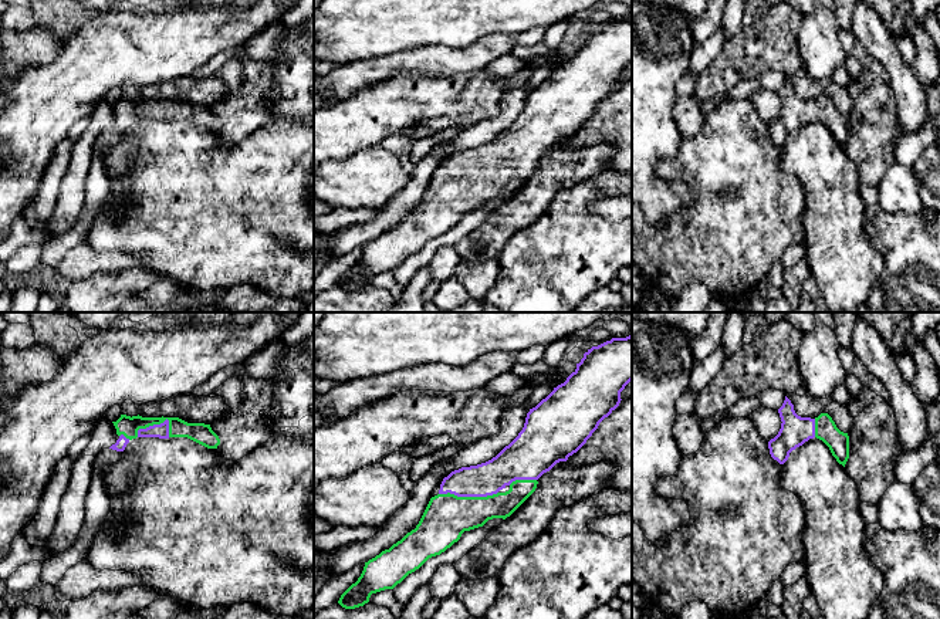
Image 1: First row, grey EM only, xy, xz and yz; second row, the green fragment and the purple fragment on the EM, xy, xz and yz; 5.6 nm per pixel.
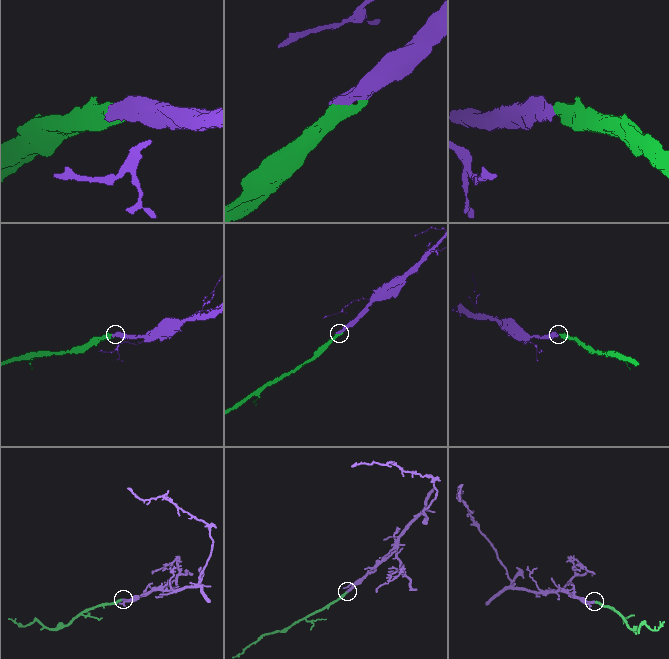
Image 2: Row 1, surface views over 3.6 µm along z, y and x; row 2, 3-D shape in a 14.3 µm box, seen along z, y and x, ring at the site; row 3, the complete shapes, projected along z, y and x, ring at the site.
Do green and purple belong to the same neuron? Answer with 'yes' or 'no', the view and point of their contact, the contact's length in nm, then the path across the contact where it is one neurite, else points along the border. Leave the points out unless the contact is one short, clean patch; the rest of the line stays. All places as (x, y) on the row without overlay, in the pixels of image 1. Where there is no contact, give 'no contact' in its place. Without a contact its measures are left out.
yes | xz (467, 179) | 340 nm

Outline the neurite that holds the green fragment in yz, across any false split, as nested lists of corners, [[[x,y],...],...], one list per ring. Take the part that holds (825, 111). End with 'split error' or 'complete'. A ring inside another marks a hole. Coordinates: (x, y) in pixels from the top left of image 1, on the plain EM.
[[[787,78],[778,95],[782,104],[781,111],[768,124],[770,136],[774,142],[784,146],[792,132],[816,119],[829,129],[836,143],[845,149],[849,141],[849,118],[836,109],[828,95],[821,95],[815,101],[801,99]]] | split error

